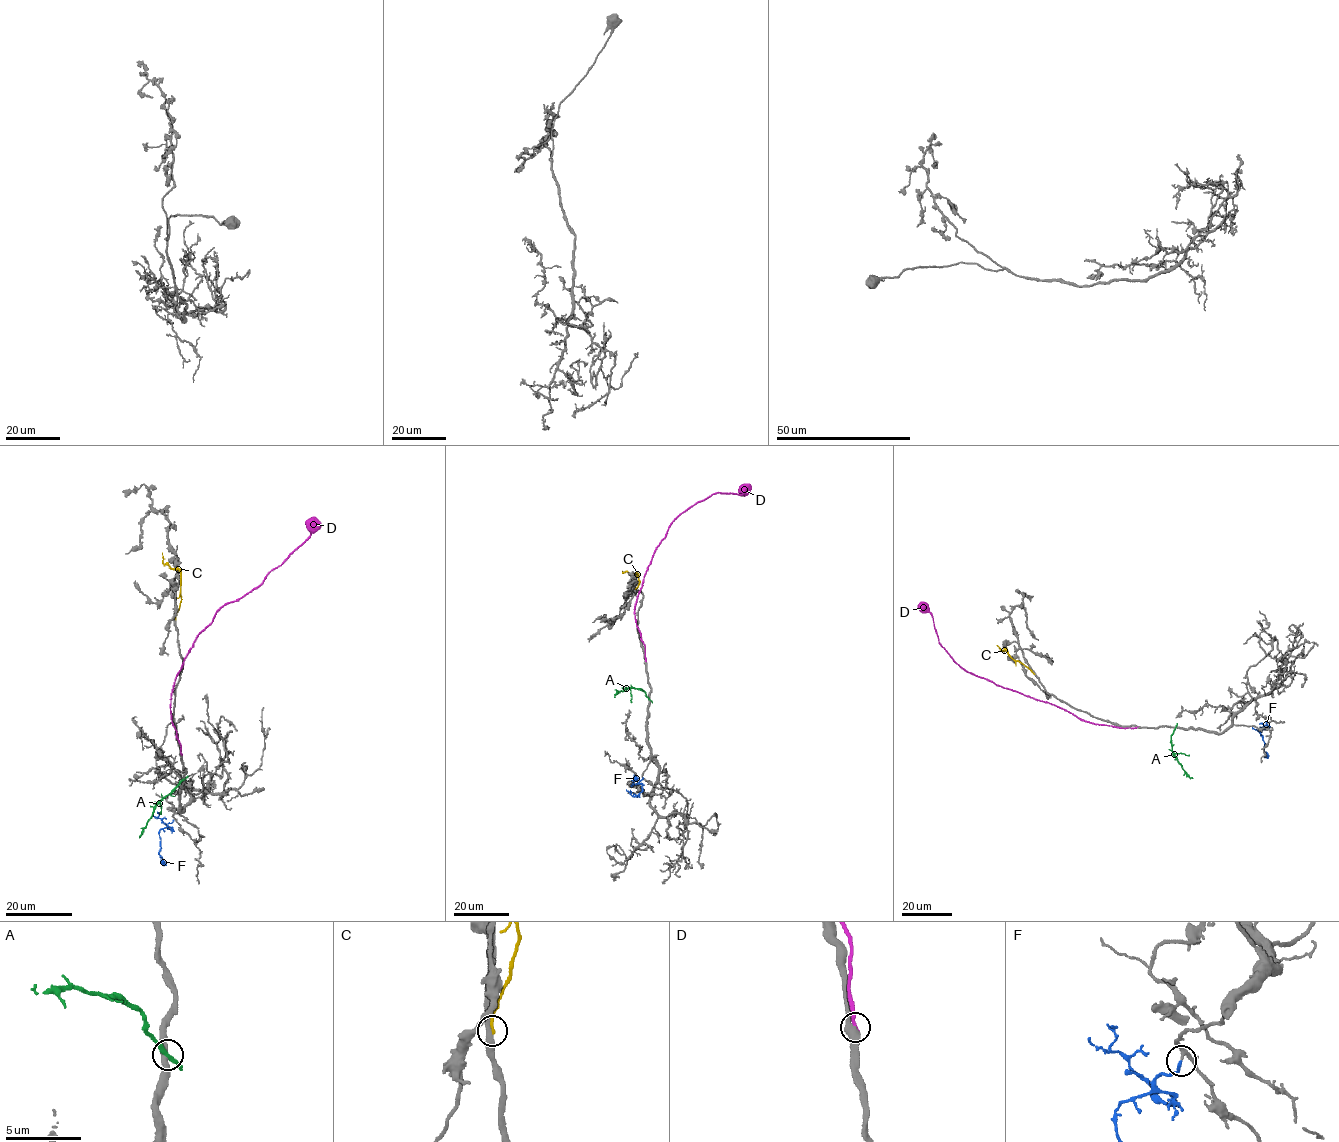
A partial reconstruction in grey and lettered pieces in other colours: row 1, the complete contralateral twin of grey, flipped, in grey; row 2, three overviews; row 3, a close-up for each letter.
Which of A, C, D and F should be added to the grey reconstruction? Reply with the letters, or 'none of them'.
F

